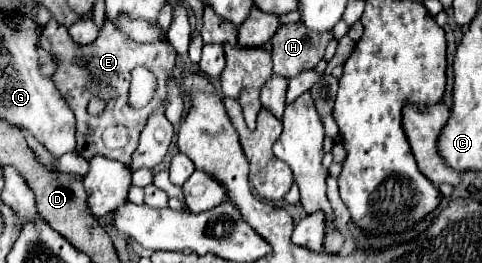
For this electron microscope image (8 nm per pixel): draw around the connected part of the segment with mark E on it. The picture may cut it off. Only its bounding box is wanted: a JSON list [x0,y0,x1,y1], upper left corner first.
[41,19,177,165]

